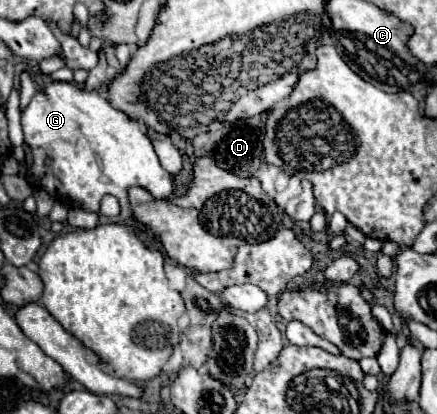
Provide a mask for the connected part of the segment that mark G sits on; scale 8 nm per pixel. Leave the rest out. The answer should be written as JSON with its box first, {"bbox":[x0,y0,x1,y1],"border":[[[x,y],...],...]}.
{"bbox":[21,82,173,224],"border":[[[49,82],[45,88],[39,88],[29,106],[21,110],[21,126],[25,134],[25,144],[29,146],[29,152],[33,156],[29,174],[33,176],[35,188],[45,190],[55,200],[77,202],[83,210],[95,214],[99,214],[99,202],[105,194],[113,194],[117,198],[121,204],[119,216],[105,218],[99,215],[100,224],[121,223],[133,216],[127,202],[127,190],[131,186],[145,188],[155,200],[165,200],[173,194],[171,176],[159,164],[159,158],[147,135],[147,127],[142,121],[127,118],[127,114],[113,108],[109,100],[99,96],[97,90],[83,90],[77,84],[69,82]]]}

